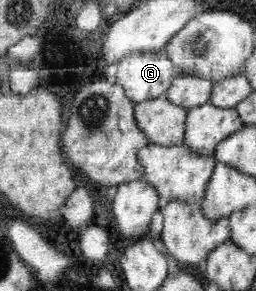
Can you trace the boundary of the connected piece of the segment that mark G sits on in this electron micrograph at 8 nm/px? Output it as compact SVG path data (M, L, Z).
M165 48L130 51L118 62L117 82L135 104L165 95L174 80L174 63Z

